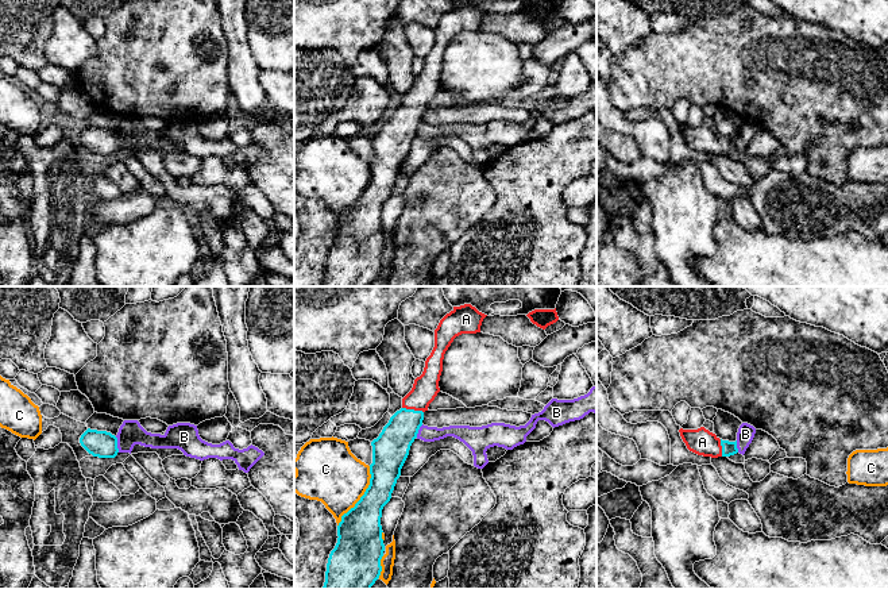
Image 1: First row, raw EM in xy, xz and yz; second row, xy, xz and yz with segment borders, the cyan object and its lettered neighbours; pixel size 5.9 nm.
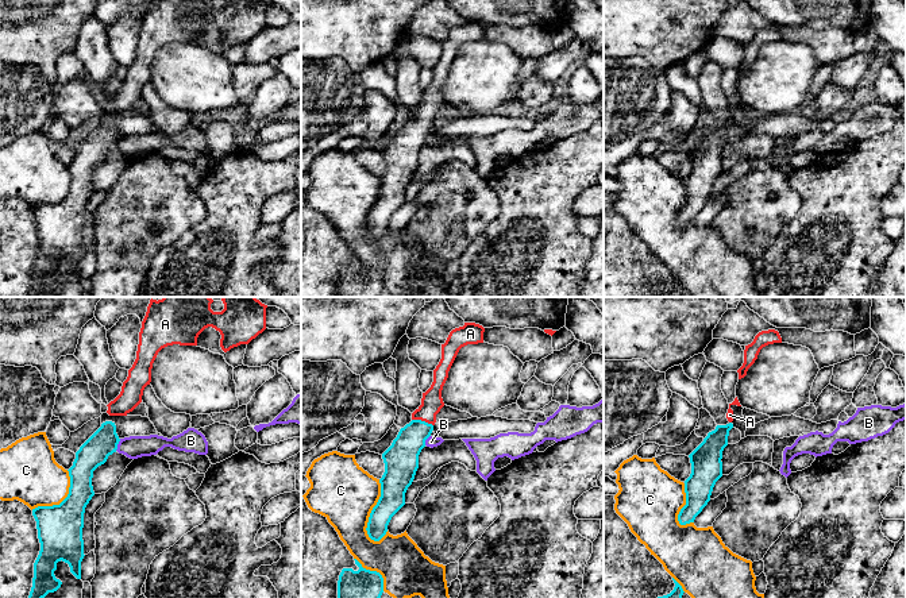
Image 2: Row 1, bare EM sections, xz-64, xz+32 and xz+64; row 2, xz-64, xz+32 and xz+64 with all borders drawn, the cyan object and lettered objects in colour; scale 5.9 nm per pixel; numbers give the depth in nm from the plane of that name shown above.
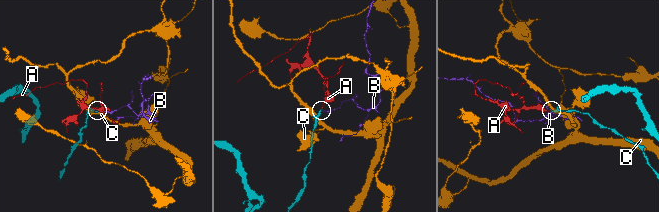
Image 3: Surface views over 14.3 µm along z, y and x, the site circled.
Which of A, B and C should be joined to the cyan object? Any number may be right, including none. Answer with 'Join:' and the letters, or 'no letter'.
Join: A

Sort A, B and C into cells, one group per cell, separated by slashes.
A / B / C

